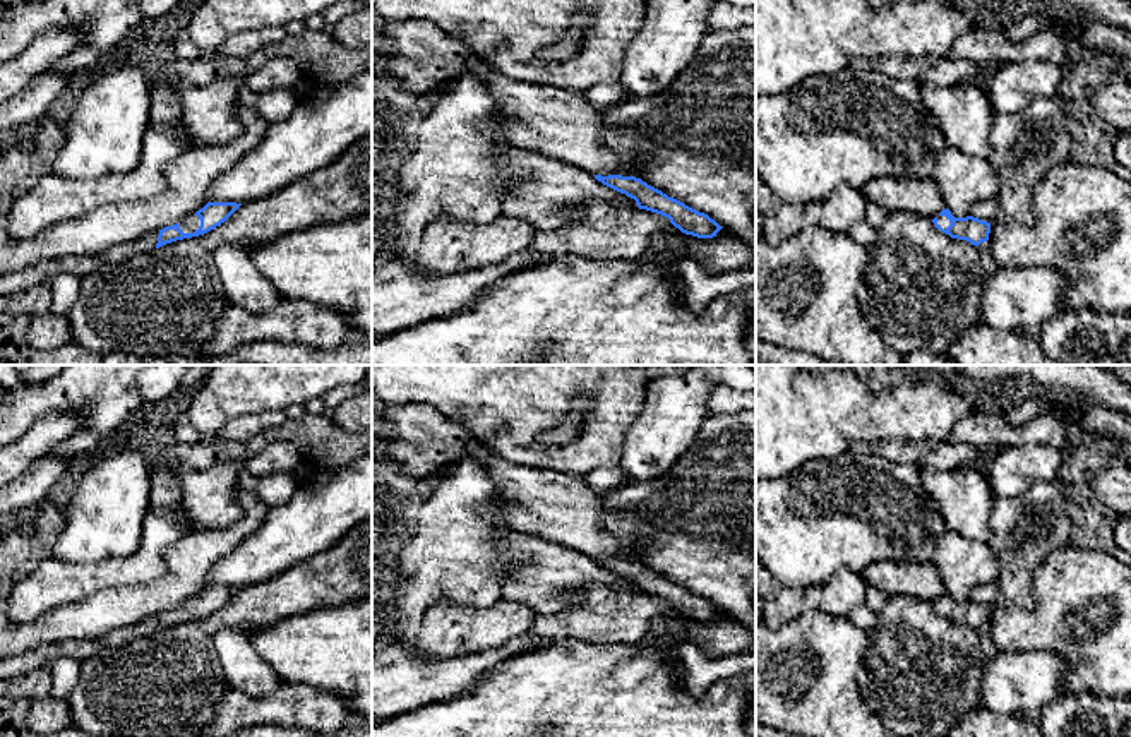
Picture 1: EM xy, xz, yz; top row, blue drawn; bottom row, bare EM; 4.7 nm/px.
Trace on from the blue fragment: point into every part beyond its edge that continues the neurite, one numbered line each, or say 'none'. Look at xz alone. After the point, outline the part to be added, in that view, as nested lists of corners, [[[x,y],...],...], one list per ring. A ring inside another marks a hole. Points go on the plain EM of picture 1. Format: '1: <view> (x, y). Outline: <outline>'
none

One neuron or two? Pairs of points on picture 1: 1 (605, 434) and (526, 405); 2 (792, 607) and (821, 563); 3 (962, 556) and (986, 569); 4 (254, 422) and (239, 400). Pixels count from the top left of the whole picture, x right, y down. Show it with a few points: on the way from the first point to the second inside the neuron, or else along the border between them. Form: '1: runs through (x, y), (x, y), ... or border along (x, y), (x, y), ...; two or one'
1: runs through (605, 407), (605, 400), (592, 386), (554, 386); one
2: border along (842, 568), (804, 587), (773, 578); two
3: runs through (967, 561), (981, 568); one
4: border along (283, 410), (261, 410), (233, 417), (216, 437); two

